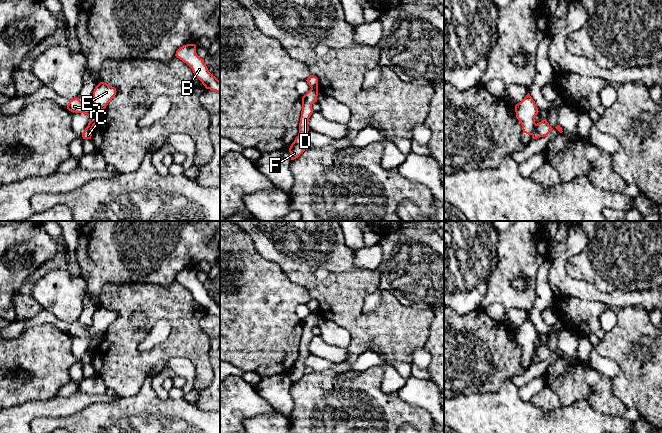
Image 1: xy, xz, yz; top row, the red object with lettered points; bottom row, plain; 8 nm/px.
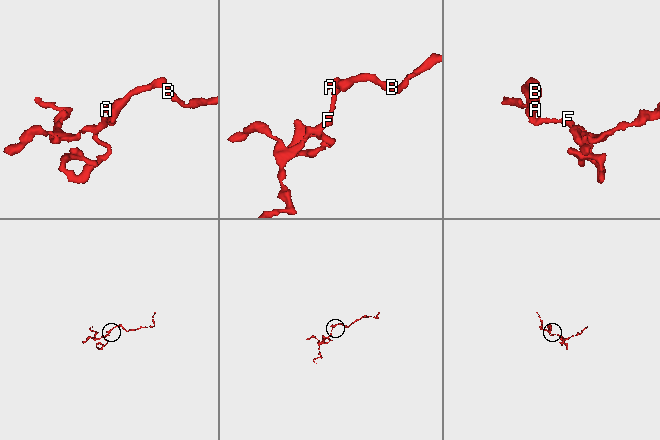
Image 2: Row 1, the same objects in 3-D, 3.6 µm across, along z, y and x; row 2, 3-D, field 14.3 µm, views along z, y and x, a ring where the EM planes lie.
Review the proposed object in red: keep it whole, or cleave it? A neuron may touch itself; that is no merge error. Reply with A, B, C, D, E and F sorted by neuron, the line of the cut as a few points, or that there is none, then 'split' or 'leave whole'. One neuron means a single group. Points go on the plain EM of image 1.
A B E / C D F; cut in yz along (536, 348), (531, 358); split

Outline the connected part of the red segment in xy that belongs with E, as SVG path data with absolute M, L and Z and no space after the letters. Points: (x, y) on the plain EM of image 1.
M100 306L95 311L92 325L89 328L81 326L77 321L69 324L67 333L73 337L86 338L89 341L88 350L94 351L97 347L95 338L104 334L115 319L116 313L114 311L108 309L107 307Z

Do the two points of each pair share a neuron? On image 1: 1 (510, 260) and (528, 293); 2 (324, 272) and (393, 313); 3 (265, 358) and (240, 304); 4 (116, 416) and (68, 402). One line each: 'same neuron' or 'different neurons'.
1: same neuron
2: same neuron
3: same neuron
4: different neurons

